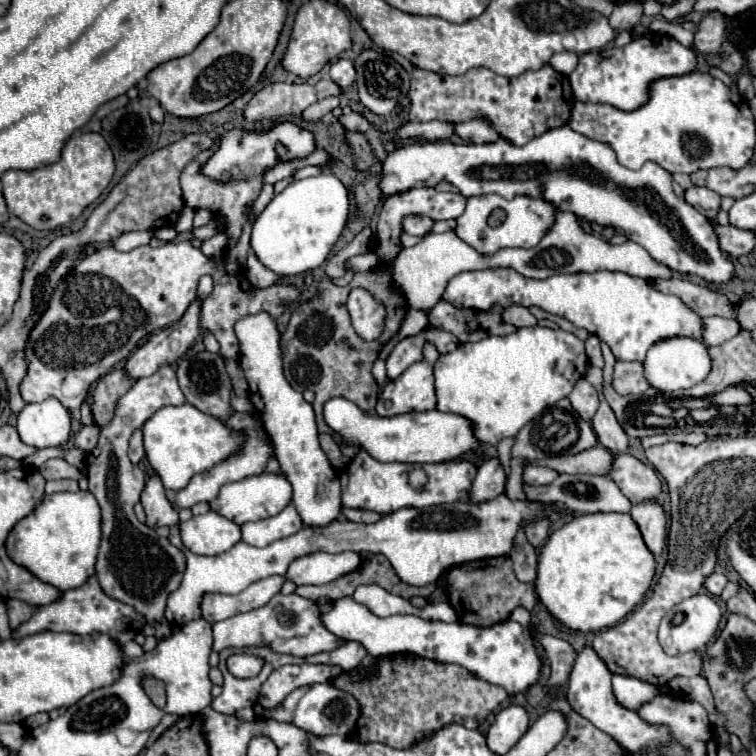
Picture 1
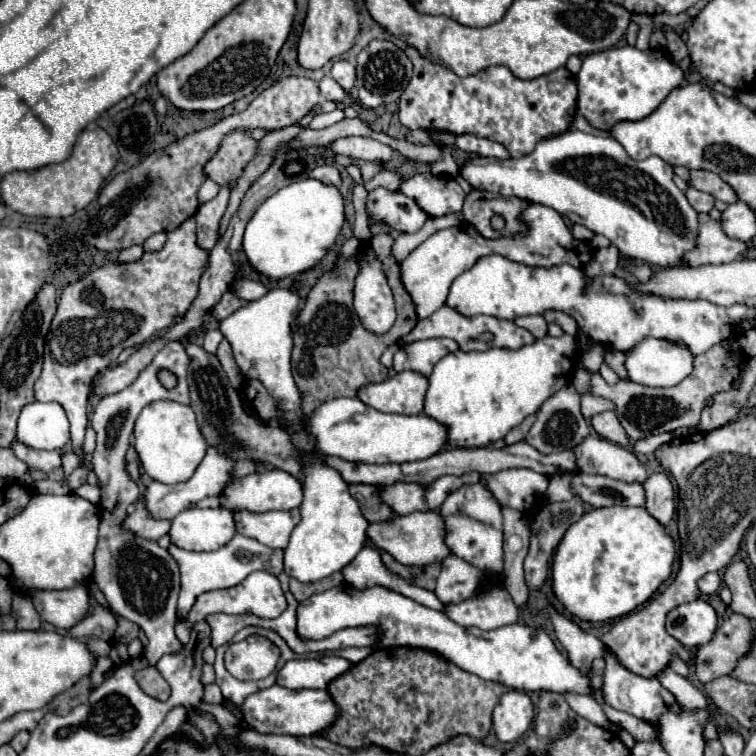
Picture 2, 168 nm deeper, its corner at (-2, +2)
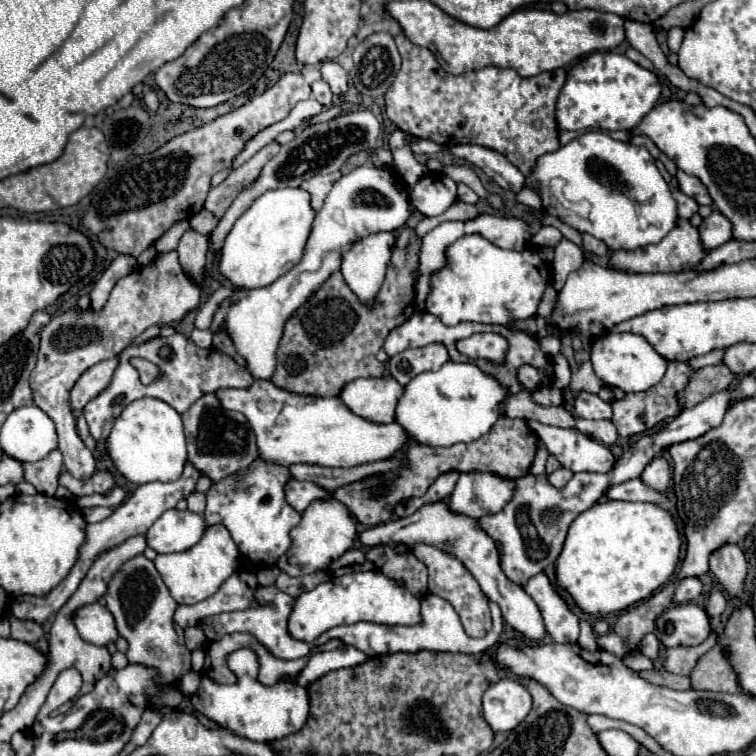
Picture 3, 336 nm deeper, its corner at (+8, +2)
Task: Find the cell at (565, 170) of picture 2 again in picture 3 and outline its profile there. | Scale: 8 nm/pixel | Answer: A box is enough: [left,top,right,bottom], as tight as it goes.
[526,132,678,250]

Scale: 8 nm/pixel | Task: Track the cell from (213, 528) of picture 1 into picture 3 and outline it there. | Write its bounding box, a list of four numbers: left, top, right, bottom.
[146,510,206,554]

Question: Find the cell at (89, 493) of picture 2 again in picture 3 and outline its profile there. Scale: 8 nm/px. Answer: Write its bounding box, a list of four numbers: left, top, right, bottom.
[76,486,126,508]

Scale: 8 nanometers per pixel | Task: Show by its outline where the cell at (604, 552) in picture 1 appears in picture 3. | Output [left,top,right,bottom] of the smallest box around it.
[556,500,682,616]

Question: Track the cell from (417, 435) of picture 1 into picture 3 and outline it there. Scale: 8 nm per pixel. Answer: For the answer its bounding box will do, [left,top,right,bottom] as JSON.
[214,380,408,466]

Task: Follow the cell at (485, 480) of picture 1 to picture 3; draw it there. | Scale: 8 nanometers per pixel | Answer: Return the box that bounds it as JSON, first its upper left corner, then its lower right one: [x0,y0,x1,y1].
[358,502,546,642]

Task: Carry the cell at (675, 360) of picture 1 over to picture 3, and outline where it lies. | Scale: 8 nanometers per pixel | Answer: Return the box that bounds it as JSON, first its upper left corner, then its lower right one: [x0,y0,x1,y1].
[590,332,668,392]

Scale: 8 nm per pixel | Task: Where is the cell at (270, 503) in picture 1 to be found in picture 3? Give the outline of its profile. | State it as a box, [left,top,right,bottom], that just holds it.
[286,480,330,512]

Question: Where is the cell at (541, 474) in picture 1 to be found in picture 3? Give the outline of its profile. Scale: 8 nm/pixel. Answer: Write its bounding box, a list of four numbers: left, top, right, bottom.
[448,472,512,516]

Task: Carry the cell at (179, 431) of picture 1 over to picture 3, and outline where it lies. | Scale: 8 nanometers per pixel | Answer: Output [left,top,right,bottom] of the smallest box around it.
[104,398,186,484]

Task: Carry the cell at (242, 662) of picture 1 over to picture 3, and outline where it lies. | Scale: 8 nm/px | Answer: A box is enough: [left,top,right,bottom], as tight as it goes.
[190,648,310,744]

